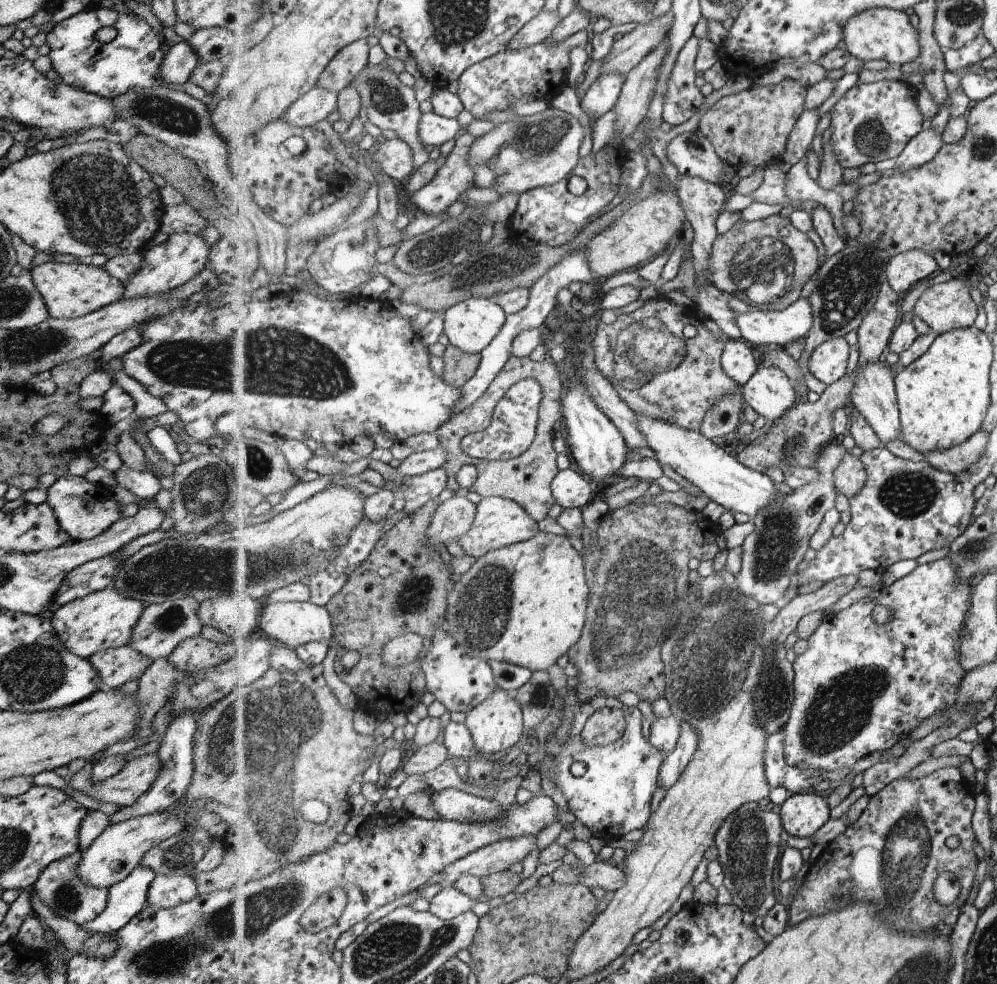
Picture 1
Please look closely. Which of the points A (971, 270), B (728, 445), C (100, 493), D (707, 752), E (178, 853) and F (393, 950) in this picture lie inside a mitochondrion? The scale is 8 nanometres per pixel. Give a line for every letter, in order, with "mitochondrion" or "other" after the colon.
A: other
B: other
C: other
D: other
E: mitochondrion
F: mitochondrion

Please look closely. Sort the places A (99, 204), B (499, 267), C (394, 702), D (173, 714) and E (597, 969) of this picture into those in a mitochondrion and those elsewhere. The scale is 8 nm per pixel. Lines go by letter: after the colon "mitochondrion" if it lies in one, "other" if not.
A: mitochondrion
B: mitochondrion
C: other
D: other
E: other

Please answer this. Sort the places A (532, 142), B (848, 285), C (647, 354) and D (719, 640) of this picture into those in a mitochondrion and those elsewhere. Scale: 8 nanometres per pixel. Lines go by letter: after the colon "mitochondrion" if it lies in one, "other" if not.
A: mitochondrion
B: mitochondrion
C: mitochondrion
D: mitochondrion

